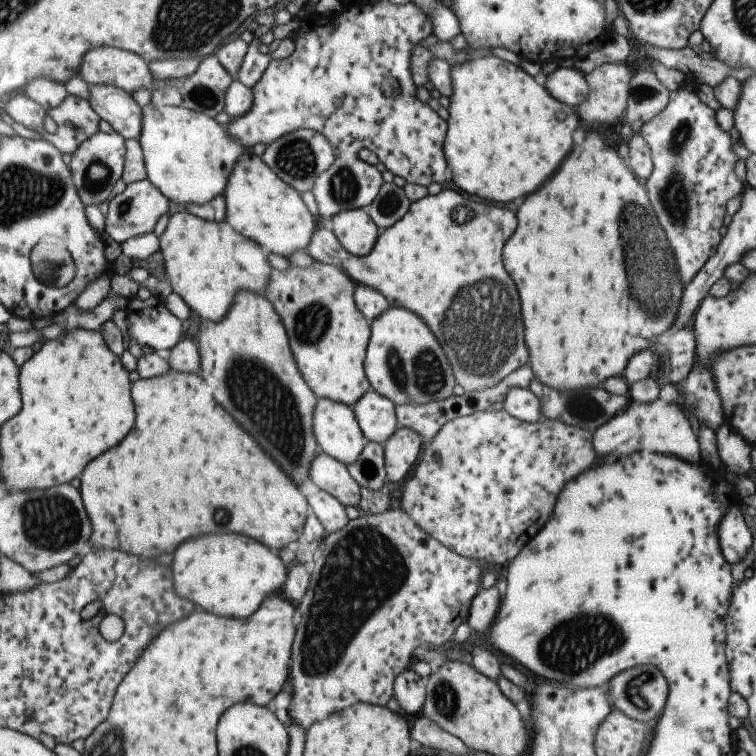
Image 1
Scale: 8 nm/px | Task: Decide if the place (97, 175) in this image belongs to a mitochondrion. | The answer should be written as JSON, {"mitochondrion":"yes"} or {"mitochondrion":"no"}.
{"mitochondrion":"yes"}

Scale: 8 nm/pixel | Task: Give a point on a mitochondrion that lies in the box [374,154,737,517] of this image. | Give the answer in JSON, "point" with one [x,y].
{"point":[480,352]}

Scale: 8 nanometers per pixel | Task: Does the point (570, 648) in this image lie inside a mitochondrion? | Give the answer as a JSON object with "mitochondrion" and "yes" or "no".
{"mitochondrion":"yes"}

